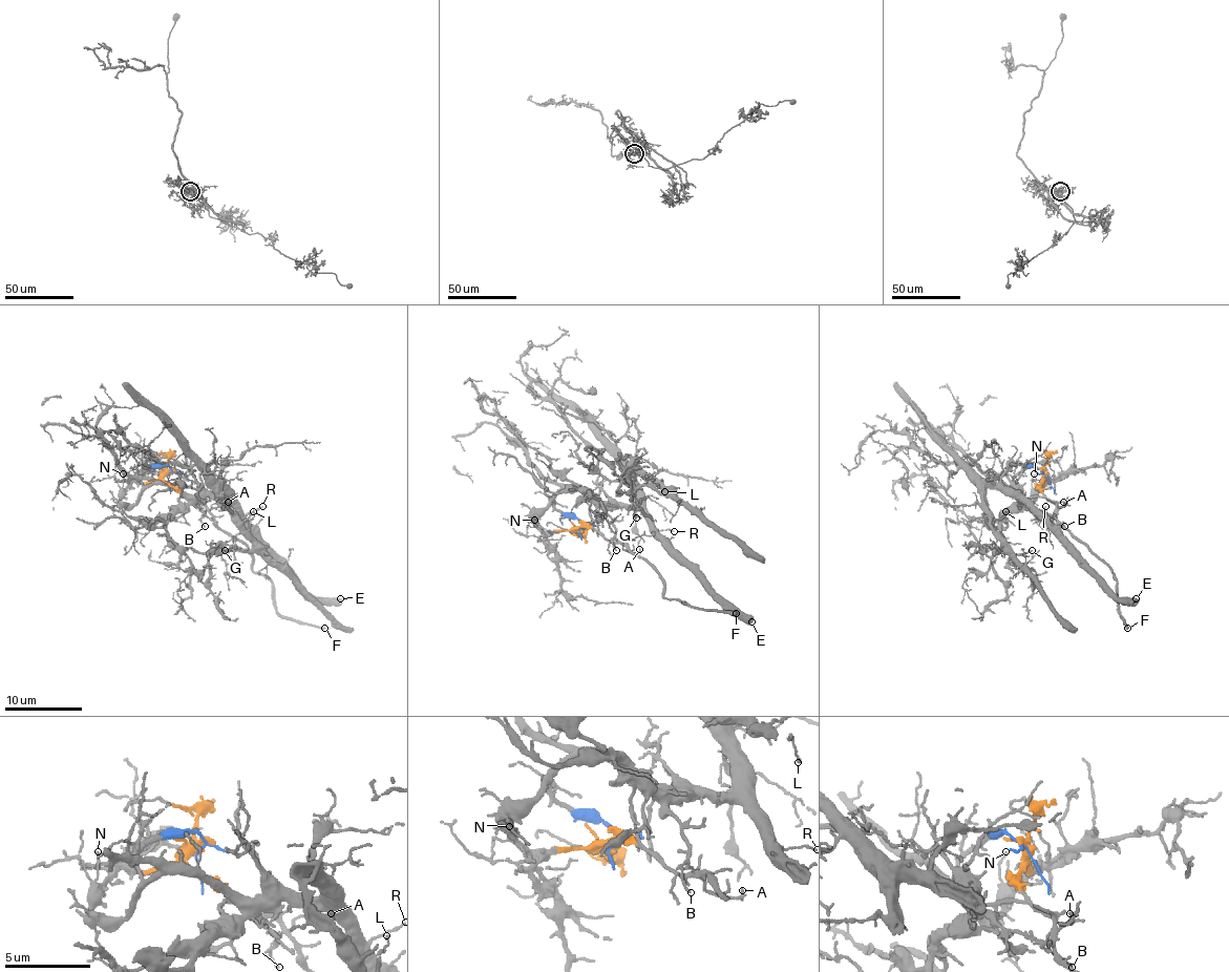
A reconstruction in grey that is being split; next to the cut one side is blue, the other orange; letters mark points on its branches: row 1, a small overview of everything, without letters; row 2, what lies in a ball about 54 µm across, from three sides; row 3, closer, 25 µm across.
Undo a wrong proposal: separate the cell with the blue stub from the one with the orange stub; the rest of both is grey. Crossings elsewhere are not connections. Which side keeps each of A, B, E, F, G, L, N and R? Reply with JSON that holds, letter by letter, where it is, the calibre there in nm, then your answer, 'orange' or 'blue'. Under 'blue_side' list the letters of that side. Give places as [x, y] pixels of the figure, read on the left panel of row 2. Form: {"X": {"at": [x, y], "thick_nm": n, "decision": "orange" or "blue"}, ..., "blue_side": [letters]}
{"A": {"at": [228, 502], "thick_nm": 180, "decision": "orange"}, "B": {"at": [205, 526], "thick_nm": 140, "decision": "orange"}, "E": {"at": [340, 598], "thick_nm": 480, "decision": "blue"}, "F": {"at": [324, 628], "thick_nm": 240, "decision": "orange"}, "G": {"at": [225, 550], "thick_nm": 160, "decision": "blue"}, "L": {"at": [253, 511], "thick_nm": 100, "decision": "blue"}, "N": {"at": [123, 473], "thick_nm": 120, "decision": "blue"}, "R": {"at": [262, 506], "thick_nm": 110, "decision": "blue"}, "blue_side": ["E", "G", "L", "N", "R"]}

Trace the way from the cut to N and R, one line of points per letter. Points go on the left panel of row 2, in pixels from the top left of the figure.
N: (170, 471), (167, 466), (149, 466), (140, 478), (142, 491), (132, 505), (121, 501), (122, 473)
R: (170, 471), (149, 466), (140, 478), (145, 487), (169, 481), (190, 494), (223, 494), (246, 514), (261, 506)

